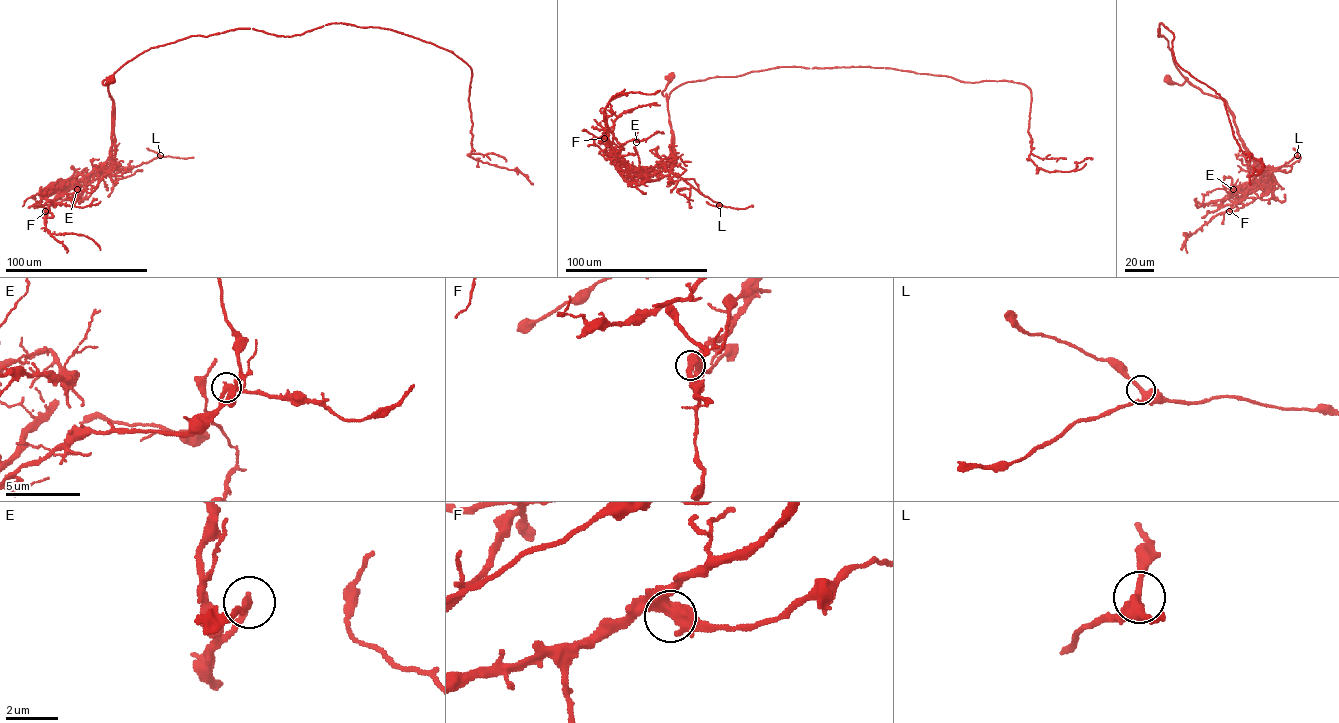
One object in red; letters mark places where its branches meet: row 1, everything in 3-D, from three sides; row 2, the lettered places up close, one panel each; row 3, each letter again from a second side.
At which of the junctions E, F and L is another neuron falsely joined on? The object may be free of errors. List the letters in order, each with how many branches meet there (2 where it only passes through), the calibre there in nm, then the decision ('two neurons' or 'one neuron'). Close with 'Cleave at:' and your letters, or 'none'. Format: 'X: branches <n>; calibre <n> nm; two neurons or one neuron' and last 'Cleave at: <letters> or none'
E: branches 2; calibre 280 nm; one neuron
F: branches 2; calibre 500 nm; one neuron
L: branches 2; calibre 380 nm; one neuron
Cleave at: none

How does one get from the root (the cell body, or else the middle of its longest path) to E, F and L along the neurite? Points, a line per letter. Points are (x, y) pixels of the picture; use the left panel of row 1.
E: (111, 80), (105, 85), (103, 81), (106, 77), (113, 101), (111, 156), (68, 183), (54, 199), (77, 190)
F: (111, 80), (105, 85), (103, 81), (106, 77), (113, 101), (111, 156), (88, 174), (68, 183), (45, 211)
L: (111, 80), (106, 85), (103, 83), (106, 77), (113, 101), (112, 168), (132, 168), (160, 155)

